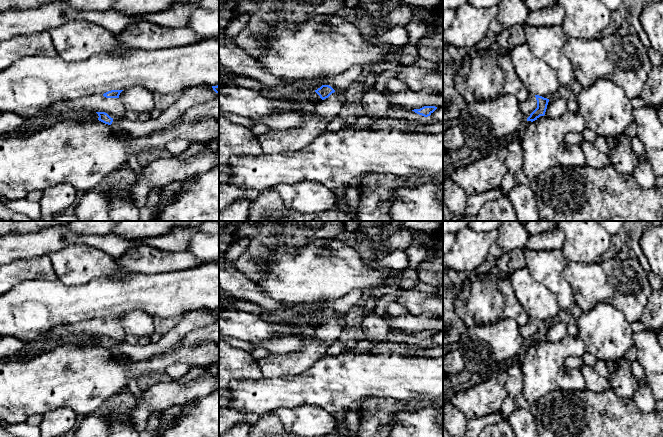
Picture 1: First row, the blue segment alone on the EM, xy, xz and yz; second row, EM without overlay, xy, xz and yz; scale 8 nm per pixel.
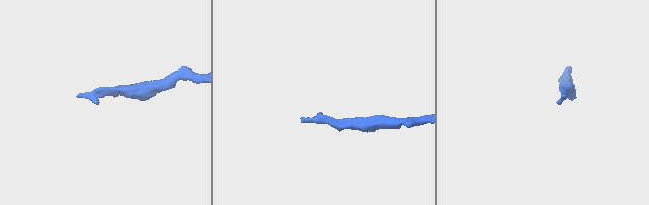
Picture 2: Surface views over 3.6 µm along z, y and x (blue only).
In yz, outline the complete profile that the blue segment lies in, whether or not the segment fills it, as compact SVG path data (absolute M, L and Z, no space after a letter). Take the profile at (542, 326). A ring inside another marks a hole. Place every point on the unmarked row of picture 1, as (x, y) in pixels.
M530 318L525 325L520 327L520 333L527 345L535 345L544 340L549 323L539 319Z

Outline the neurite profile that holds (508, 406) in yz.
M508 396L501 406L500 413L504 418L508 418L515 409L514 399Z

